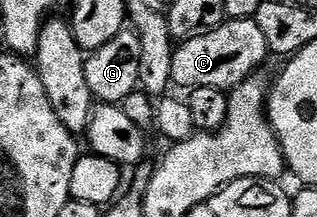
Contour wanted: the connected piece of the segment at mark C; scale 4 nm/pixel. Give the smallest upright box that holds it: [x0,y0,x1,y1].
[172,19,270,89]

